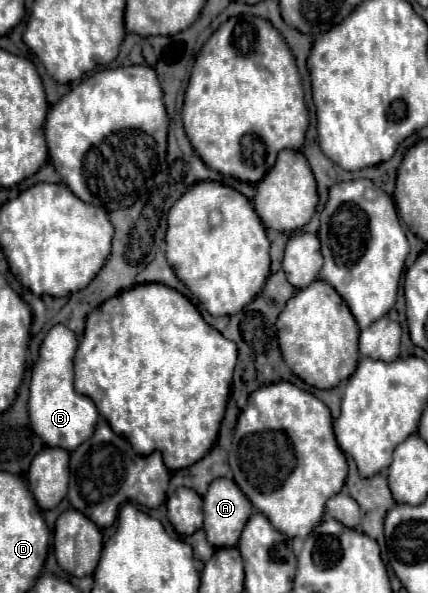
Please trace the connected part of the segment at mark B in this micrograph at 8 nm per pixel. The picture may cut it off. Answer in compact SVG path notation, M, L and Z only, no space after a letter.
M55 325L39 353L39 361L31 371L29 383L29 419L33 431L49 445L61 447L65 451L75 451L81 443L85 443L93 435L93 427L97 425L99 413L95 403L89 397L79 395L73 389L73 355L77 351L77 337L65 325Z

